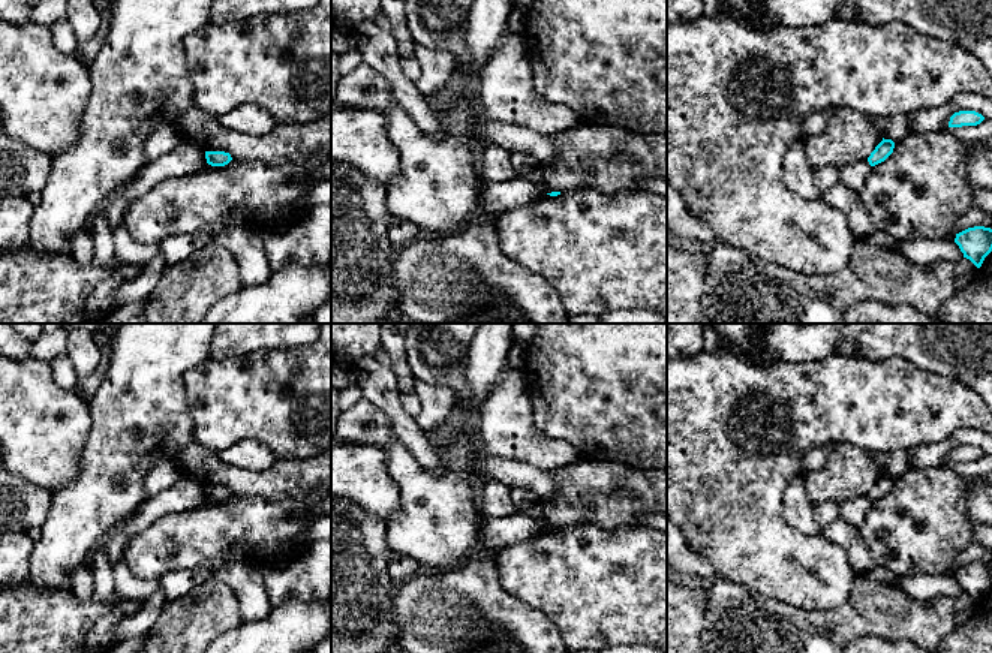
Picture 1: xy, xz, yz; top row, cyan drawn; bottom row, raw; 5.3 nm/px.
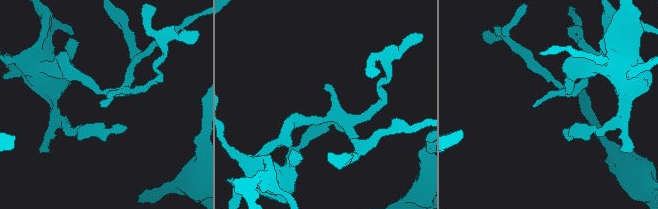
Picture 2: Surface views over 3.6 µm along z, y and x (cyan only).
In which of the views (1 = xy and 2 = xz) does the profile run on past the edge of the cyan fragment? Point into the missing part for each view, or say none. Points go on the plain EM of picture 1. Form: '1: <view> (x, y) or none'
1: none
2: none

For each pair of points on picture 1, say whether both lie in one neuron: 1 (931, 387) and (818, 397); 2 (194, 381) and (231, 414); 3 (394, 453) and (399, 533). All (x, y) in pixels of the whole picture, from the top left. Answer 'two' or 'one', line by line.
1: one
2: one
3: one

